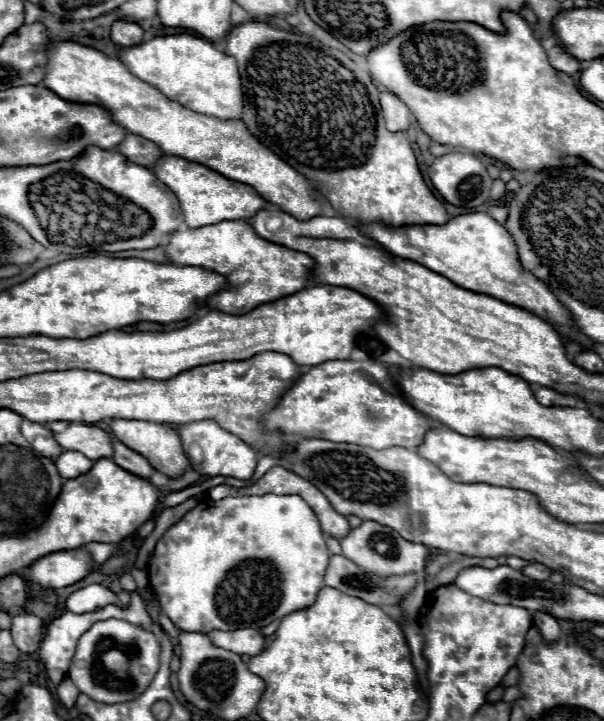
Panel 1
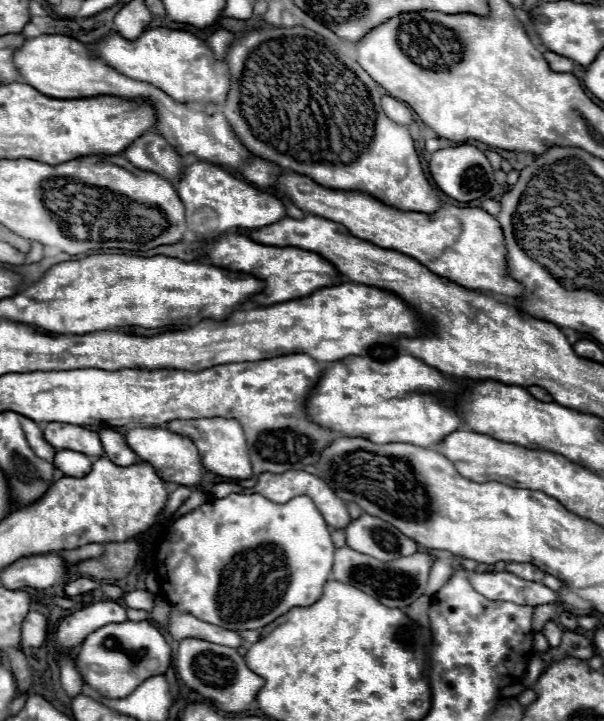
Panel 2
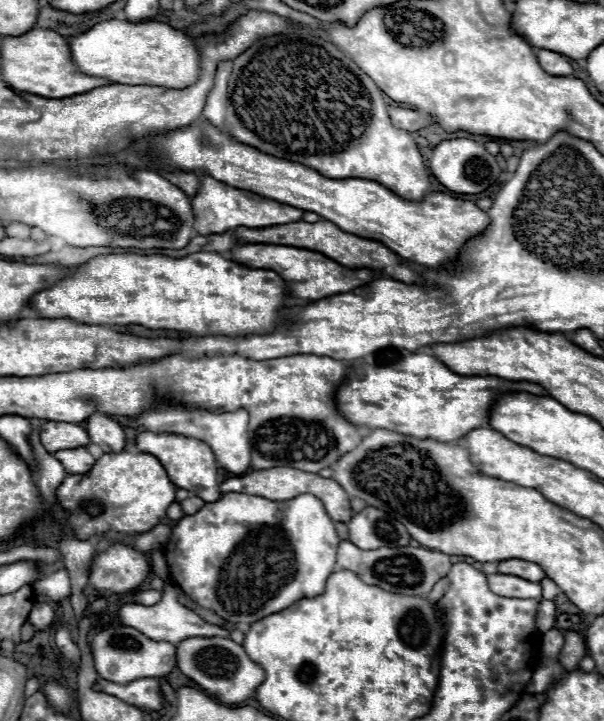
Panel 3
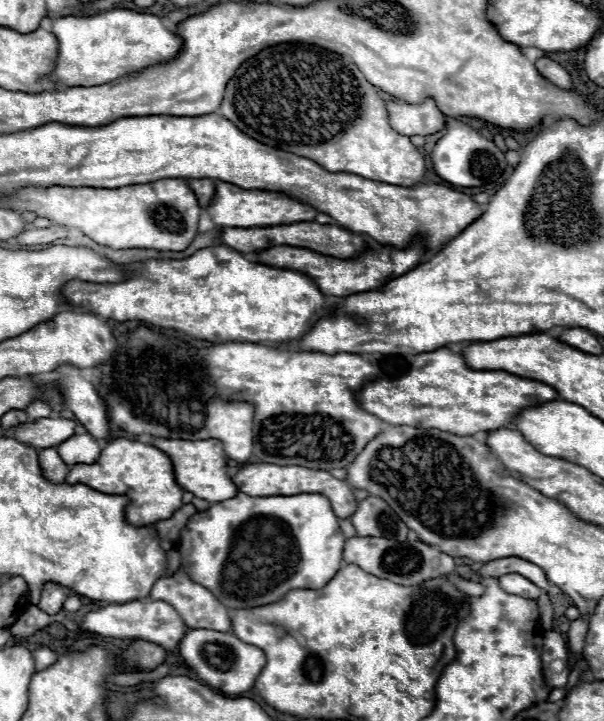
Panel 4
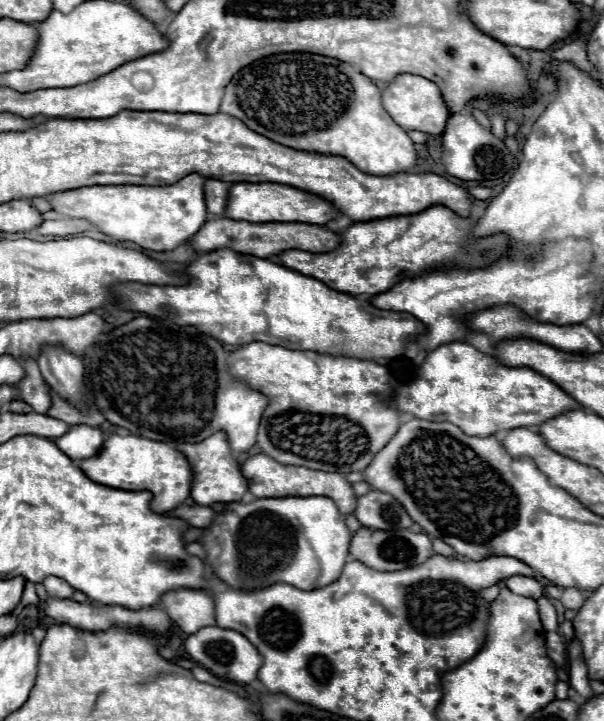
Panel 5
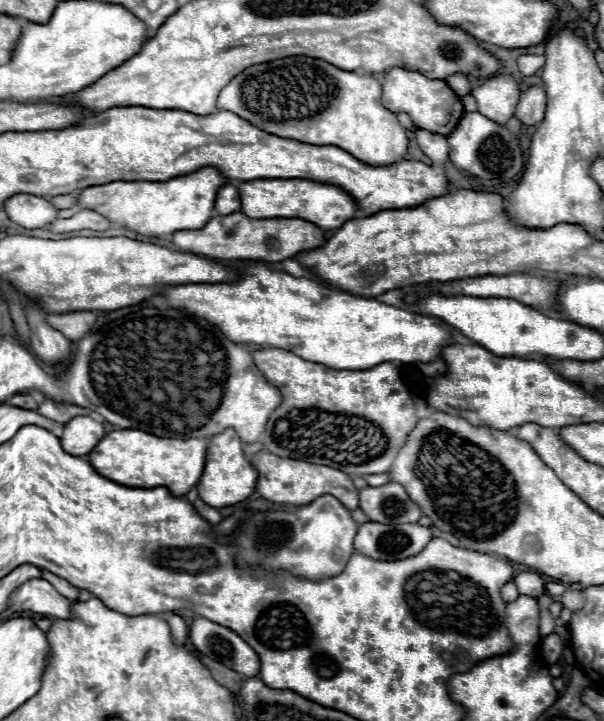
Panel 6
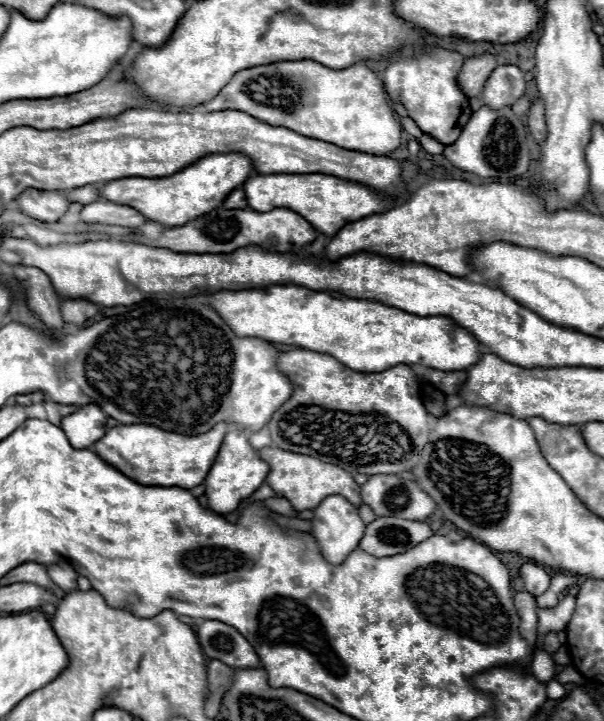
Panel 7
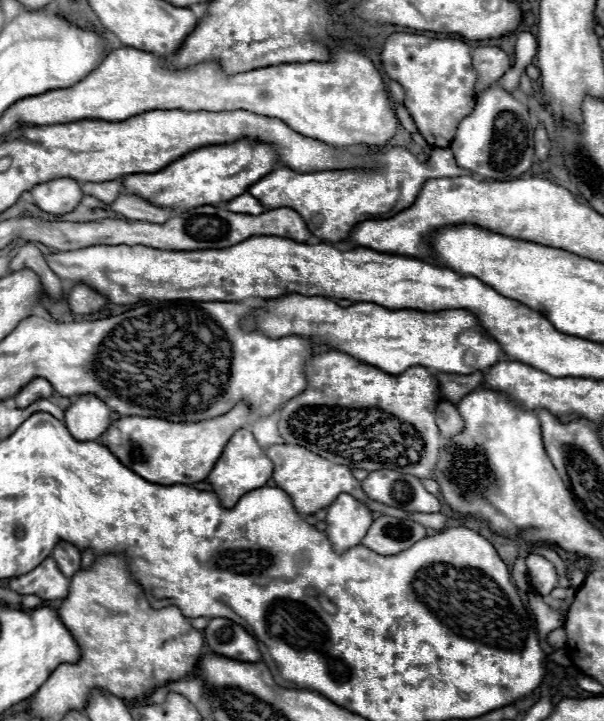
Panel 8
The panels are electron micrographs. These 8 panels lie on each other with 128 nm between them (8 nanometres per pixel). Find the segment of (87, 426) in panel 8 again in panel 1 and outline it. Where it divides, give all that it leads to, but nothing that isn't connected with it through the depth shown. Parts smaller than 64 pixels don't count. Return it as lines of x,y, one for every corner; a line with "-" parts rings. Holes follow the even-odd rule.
62,452
62,456
58,456
58,460
56,460
56,468
58,468
60,476
66,480
86,474
92,466
94,466
94,460
86,458
80,452

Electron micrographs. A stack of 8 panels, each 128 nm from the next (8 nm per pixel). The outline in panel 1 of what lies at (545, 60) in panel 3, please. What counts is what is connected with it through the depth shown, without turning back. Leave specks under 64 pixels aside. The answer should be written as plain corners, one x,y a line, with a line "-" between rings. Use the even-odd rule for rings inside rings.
558,46
548,50
548,60
550,60
552,68
566,72
566,74
574,74
576,70
580,70
580,62
574,56
562,52
562,48
558,48

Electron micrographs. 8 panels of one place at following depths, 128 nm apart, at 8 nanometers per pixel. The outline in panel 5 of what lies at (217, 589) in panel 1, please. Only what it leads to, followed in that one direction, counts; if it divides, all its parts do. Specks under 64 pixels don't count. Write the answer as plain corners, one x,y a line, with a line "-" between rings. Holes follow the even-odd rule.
326,496
262,498
250,504
232,502
204,530
204,562
232,588
252,590
272,584
292,584
302,590
334,582
348,562
352,532
334,500

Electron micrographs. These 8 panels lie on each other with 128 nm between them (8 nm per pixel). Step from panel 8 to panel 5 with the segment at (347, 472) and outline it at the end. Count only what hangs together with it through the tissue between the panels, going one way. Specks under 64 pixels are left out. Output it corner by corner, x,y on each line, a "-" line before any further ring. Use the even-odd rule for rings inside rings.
256,454
242,464
242,474
248,478
248,488
256,498
282,498
282,496
328,496
336,502
342,514
352,514
356,508
356,496
350,482
338,472
310,470
294,464
278,464
266,454

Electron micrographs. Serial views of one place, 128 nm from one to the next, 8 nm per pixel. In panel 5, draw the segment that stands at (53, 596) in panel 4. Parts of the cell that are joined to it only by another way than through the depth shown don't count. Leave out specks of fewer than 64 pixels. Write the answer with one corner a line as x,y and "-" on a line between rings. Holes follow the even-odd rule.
46,576
42,580
42,584
44,584
46,592
50,592
52,596
58,596
58,598
72,598
72,594
74,594
74,588
56,576

